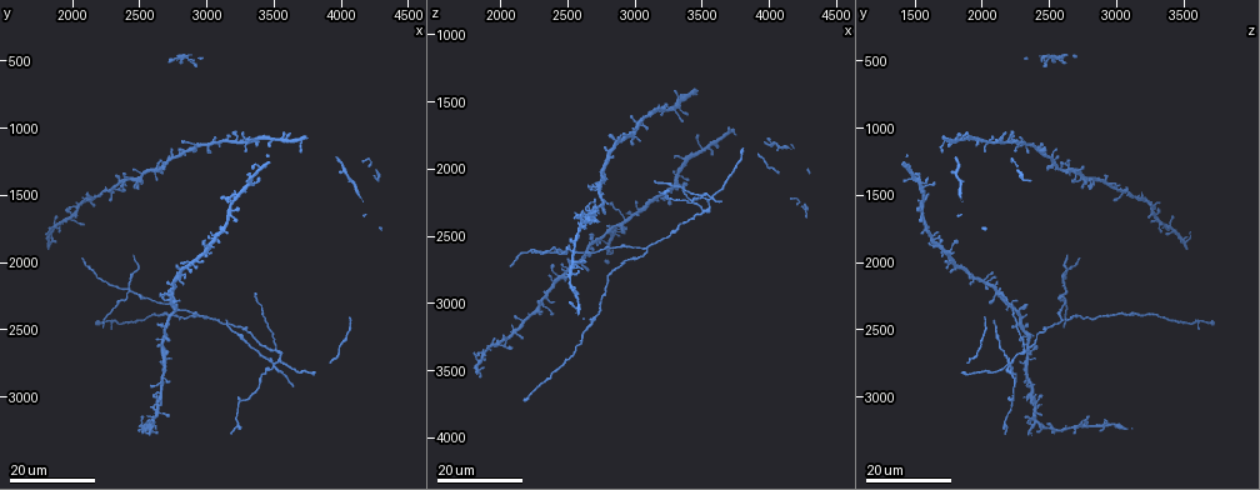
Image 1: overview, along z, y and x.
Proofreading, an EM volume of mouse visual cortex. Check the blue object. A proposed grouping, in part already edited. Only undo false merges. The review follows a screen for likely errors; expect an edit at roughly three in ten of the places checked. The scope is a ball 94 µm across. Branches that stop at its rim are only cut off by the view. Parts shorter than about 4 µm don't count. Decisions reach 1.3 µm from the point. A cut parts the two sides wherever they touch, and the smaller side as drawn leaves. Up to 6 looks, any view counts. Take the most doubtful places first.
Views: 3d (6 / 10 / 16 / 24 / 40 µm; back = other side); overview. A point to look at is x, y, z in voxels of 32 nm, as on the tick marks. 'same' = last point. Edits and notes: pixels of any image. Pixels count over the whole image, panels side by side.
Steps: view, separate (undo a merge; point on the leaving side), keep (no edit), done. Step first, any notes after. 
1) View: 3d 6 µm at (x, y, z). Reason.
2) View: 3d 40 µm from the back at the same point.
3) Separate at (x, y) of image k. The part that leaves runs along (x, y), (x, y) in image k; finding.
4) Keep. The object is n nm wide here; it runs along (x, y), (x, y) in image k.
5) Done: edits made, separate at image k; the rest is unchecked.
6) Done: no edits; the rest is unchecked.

View: 3d 16 µm at (2400, 2180, 2620). Four or more arms meet.

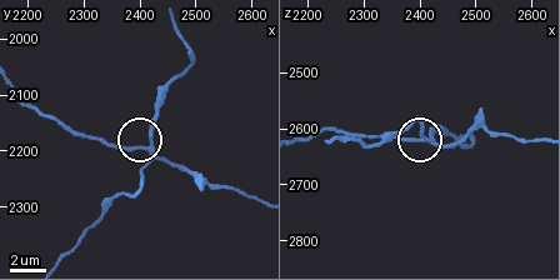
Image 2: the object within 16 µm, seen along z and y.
View: 3d 10 µm at the same point.

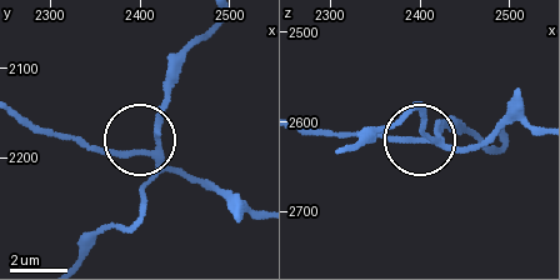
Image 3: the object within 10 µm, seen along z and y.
Separate at (159, 118) of image 3. The object is 200 nm wide here; the part that leaves runs along (161, 161), (140, 216), (104, 231), (89, 253) in image 3; two neurons meet here.

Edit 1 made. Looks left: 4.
View: overview.

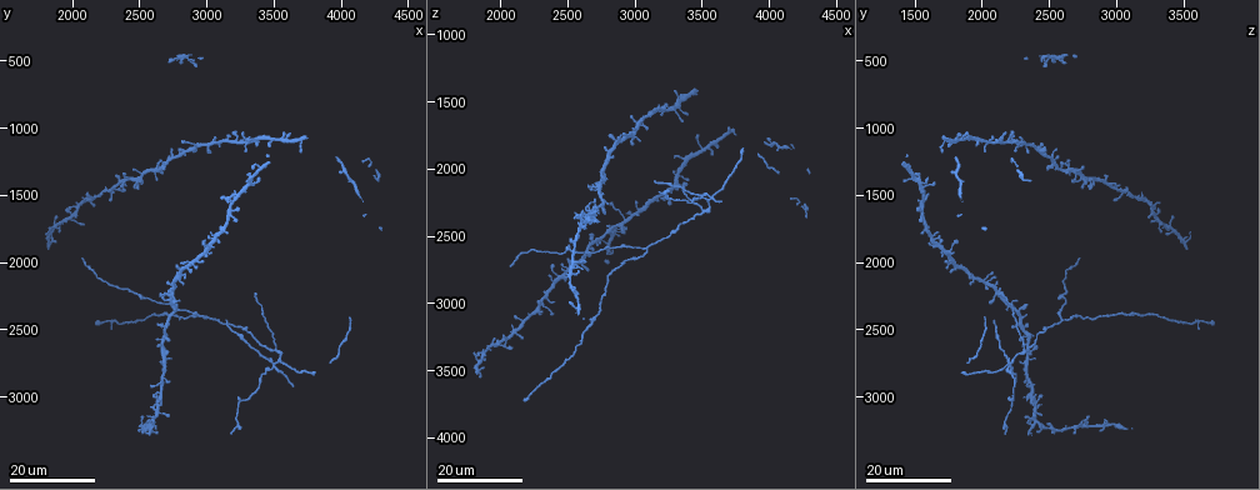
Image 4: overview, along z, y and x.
View: 3d 24 µm at (3500, 2740, 2180). Four or more arms meet.

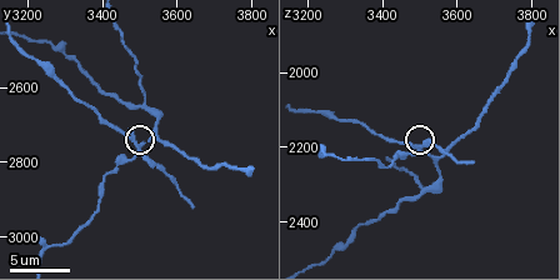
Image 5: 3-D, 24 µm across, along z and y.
View: 3d 6 µm at (3500, 2760, 2190). Zoom in.

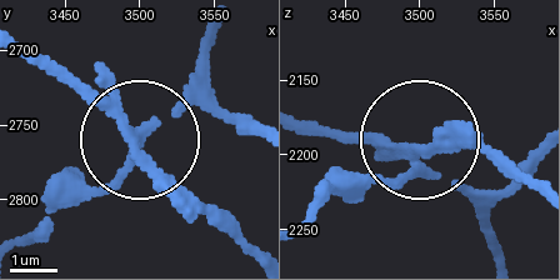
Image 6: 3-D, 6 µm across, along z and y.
Separate at (89, 85) of image 6. 4 arms meet here; the part that leaves runs along (130, 139), (26, 63) in image 6; a second neuron is stuck on.

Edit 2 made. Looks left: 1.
Done: edits made, separate at image 3, separate at image 6; the rest is unchecked.

